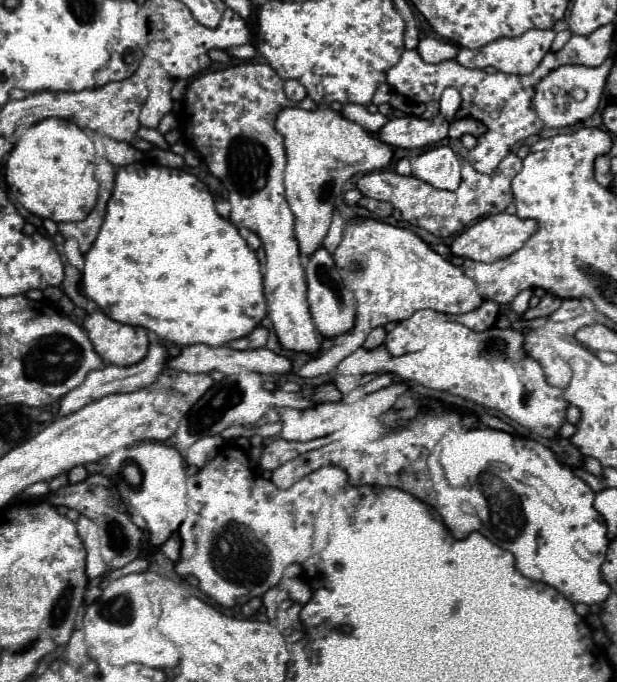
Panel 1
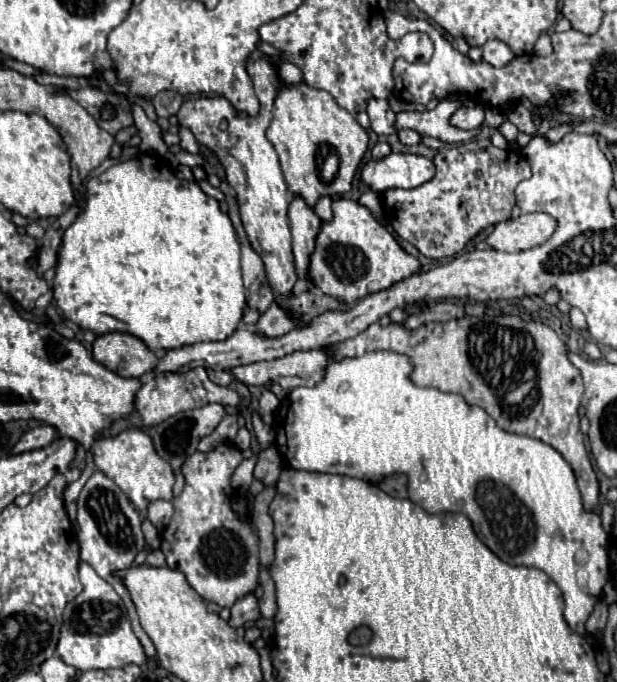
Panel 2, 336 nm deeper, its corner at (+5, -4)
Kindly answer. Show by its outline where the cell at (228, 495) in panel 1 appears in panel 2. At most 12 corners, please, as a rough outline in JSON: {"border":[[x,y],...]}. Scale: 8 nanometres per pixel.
{"border":[[234,446],[194,452],[162,532],[170,568],[230,608],[258,586]]}

